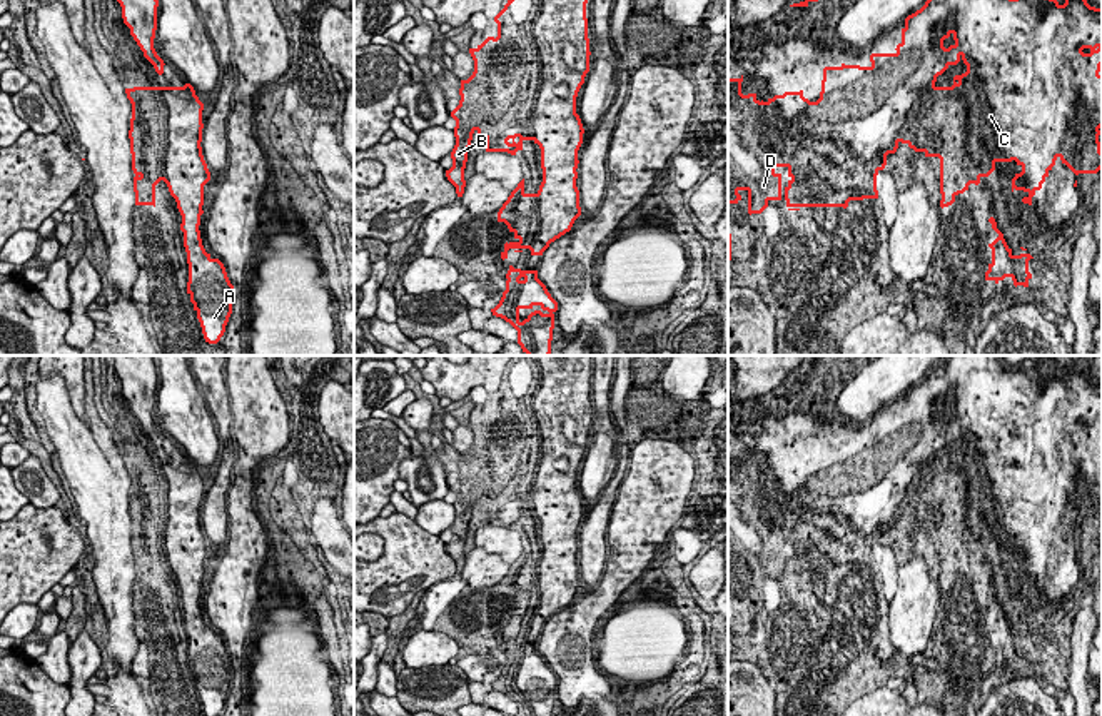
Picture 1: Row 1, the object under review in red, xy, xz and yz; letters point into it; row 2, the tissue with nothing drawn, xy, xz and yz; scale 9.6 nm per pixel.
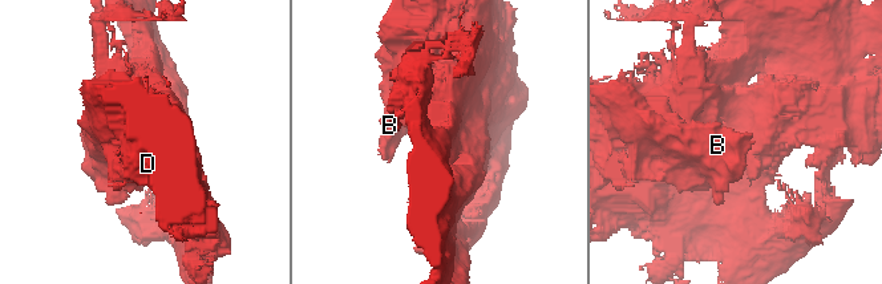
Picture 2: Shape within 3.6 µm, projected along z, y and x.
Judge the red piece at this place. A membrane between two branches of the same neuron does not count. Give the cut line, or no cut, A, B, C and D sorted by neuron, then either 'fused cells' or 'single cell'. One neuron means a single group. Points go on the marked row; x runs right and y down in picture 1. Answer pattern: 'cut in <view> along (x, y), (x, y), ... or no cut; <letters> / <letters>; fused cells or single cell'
no cut; A B C D; single cell

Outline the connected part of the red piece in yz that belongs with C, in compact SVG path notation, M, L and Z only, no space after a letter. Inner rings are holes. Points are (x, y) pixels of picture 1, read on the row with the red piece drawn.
M927 0L925 5L905 18L902 28L902 42L895 53L872 53L870 67L845 65L825 67L821 92L816 102L810 102L800 92L785 92L766 102L760 102L756 93L741 93L740 78L728 78L728 204L741 200L740 190L748 192L748 214L761 214L770 200L786 200L788 210L801 207L848 207L850 200L878 199L877 175L887 165L887 155L895 154L898 144L907 144L915 152L923 152L925 157L940 159L940 207L948 207L958 194L968 190L970 184L978 185L982 177L988 177L995 170L997 162L1012 162L1022 167L1020 174L1012 179L1012 192L1024 190L1029 195L1024 204L1032 205L1032 197L1042 189L1049 172L1060 159L1075 175L1097 174L1102 169L1102 142L1099 140L1102 127L1102 8L1090 7L1087 0L1065 0L1060 5L1057 0ZM958 62L967 65L967 72L953 77L952 87L937 87L937 77L950 65Z

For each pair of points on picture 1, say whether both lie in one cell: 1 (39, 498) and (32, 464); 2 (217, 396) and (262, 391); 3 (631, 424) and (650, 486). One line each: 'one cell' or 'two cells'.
1: one cell
2: two cells
3: two cells

